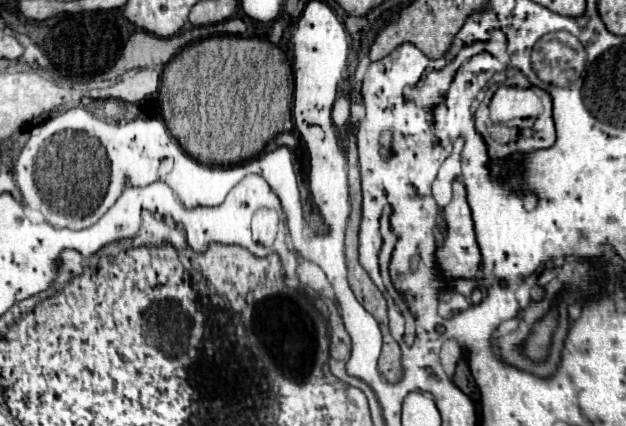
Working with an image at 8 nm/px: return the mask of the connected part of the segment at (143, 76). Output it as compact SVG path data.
M140 70L132 76L126 76L114 86L108 86L108 98L120 98L126 102L140 102L146 96L154 94L158 90L160 76L156 70Z

